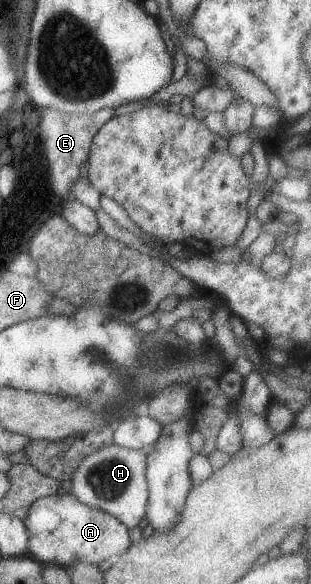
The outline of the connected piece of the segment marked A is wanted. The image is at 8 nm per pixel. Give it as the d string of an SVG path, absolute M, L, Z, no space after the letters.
M71 492L63 495L49 495L34 500L29 505L27 516L22 521L28 532L26 554L43 565L57 565L65 568L74 561L97 565L103 560L115 560L119 554L131 545L127 533L128 528L122 522L119 522L108 512L80 503Z

